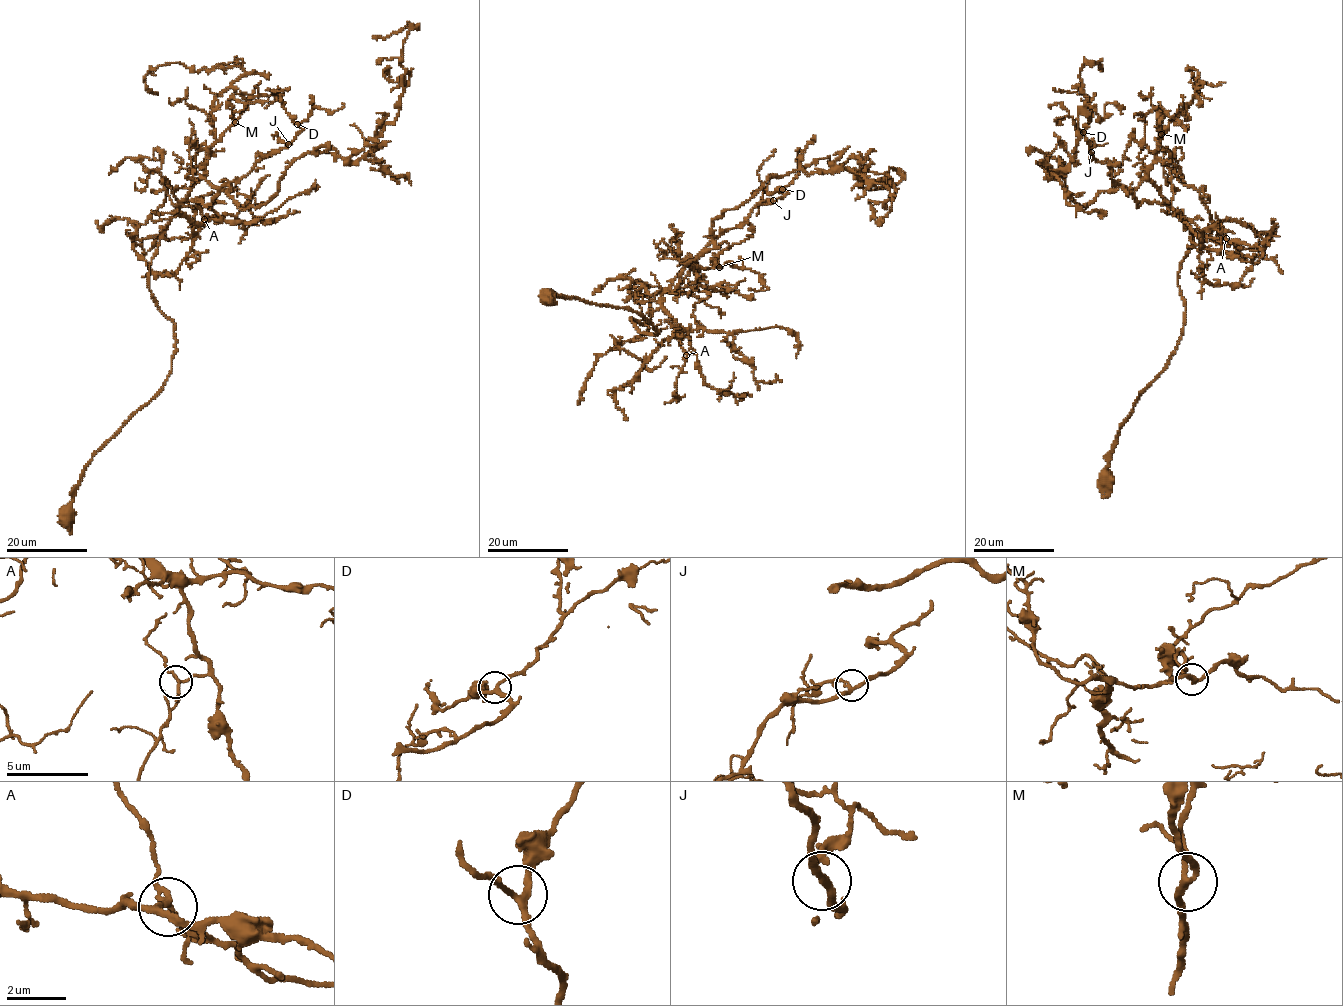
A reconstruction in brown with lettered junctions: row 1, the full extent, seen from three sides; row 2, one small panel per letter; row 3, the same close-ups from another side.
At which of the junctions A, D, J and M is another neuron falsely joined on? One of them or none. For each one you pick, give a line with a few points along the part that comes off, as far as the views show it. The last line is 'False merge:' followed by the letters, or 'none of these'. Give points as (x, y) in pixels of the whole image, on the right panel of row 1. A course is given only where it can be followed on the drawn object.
False merge: none of these

